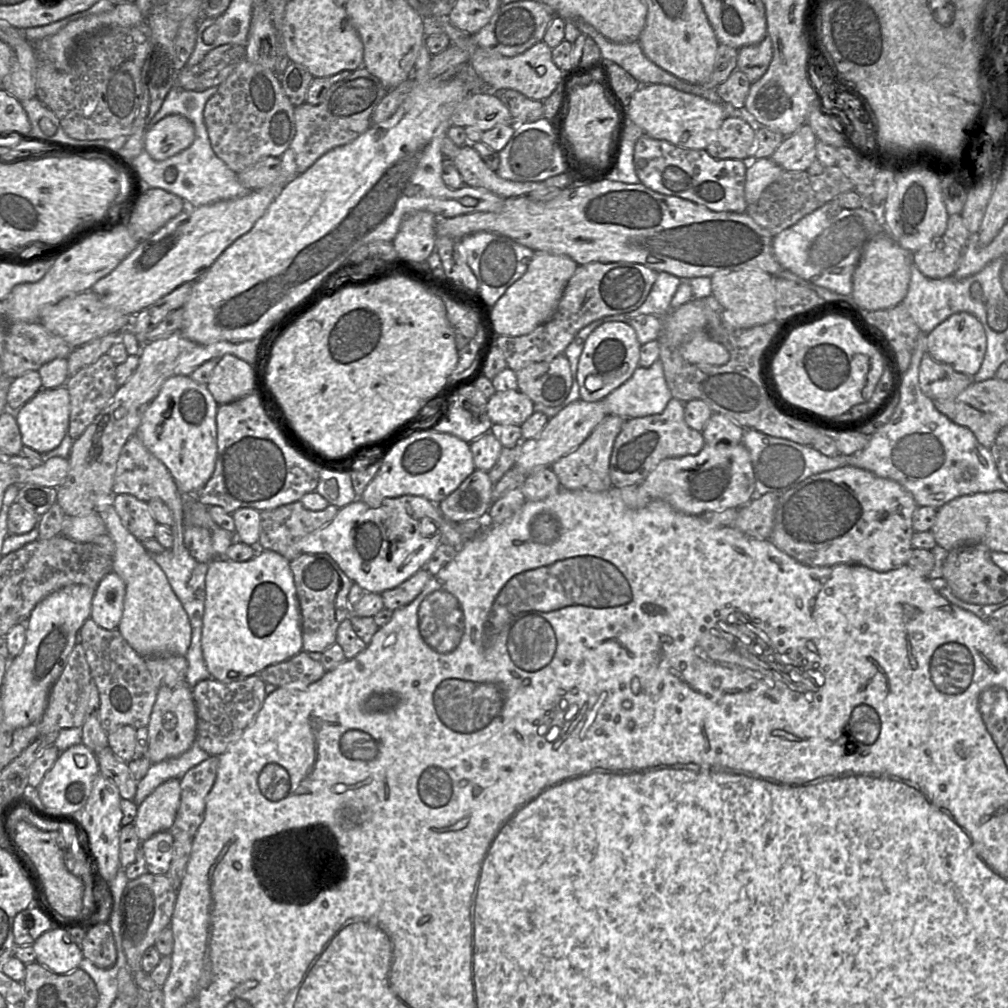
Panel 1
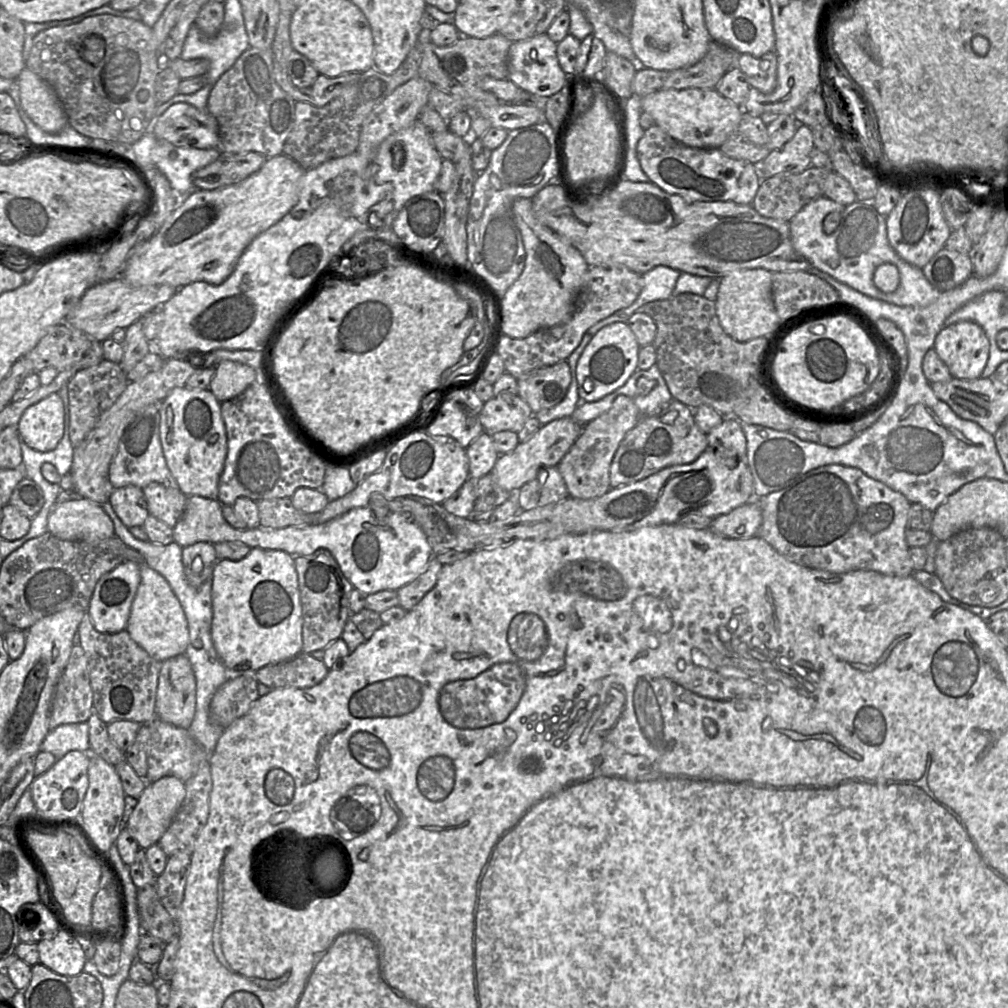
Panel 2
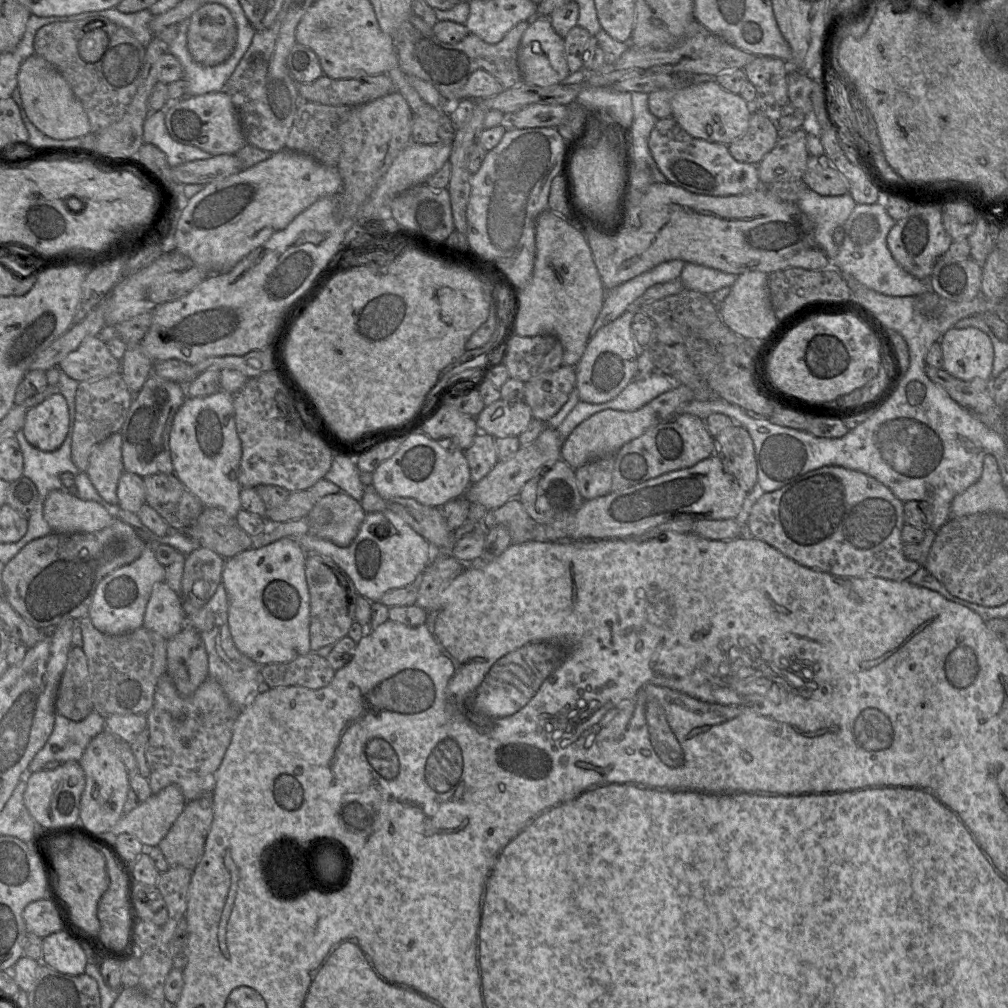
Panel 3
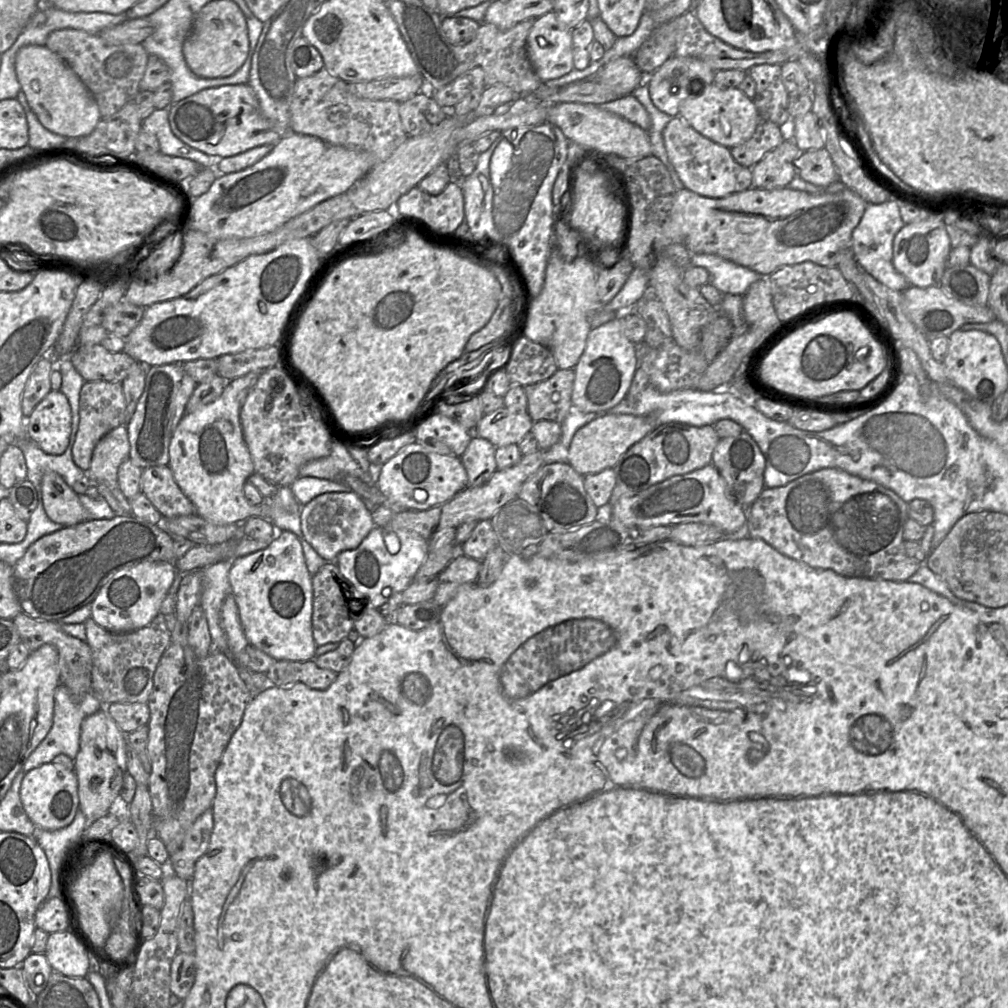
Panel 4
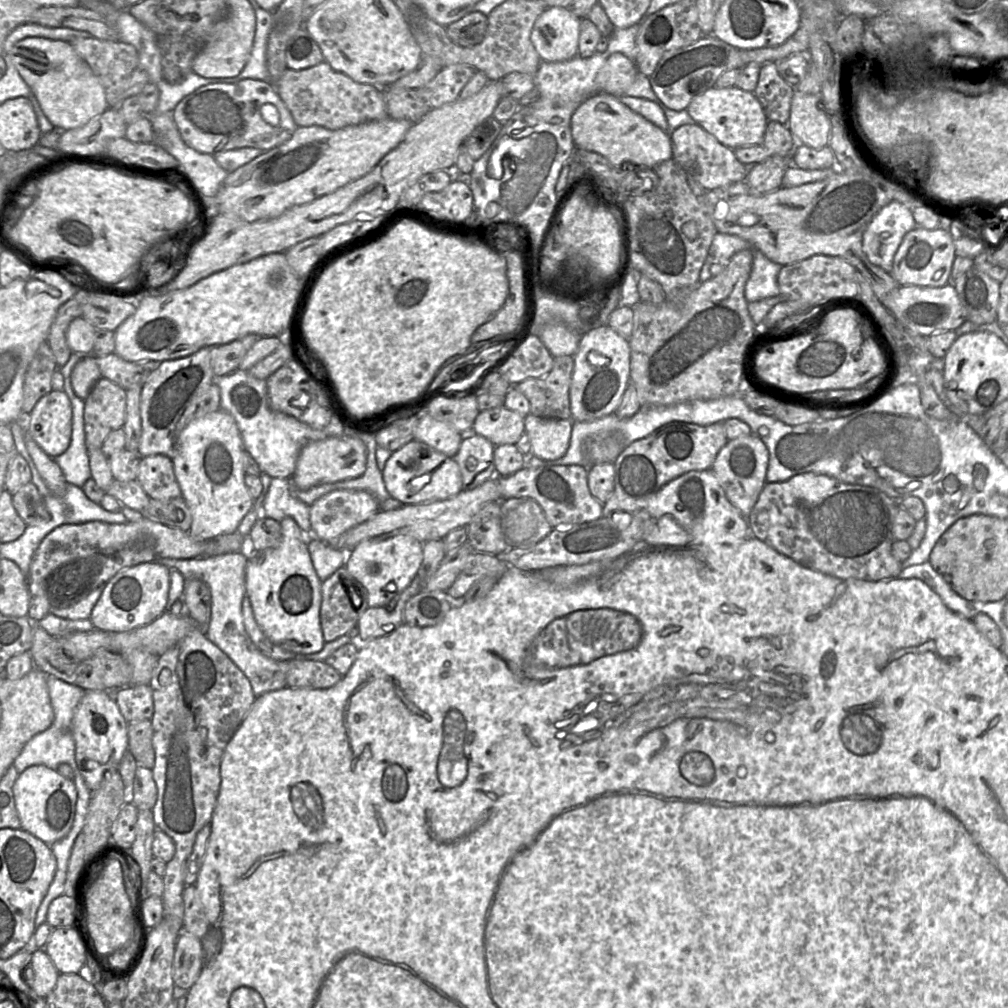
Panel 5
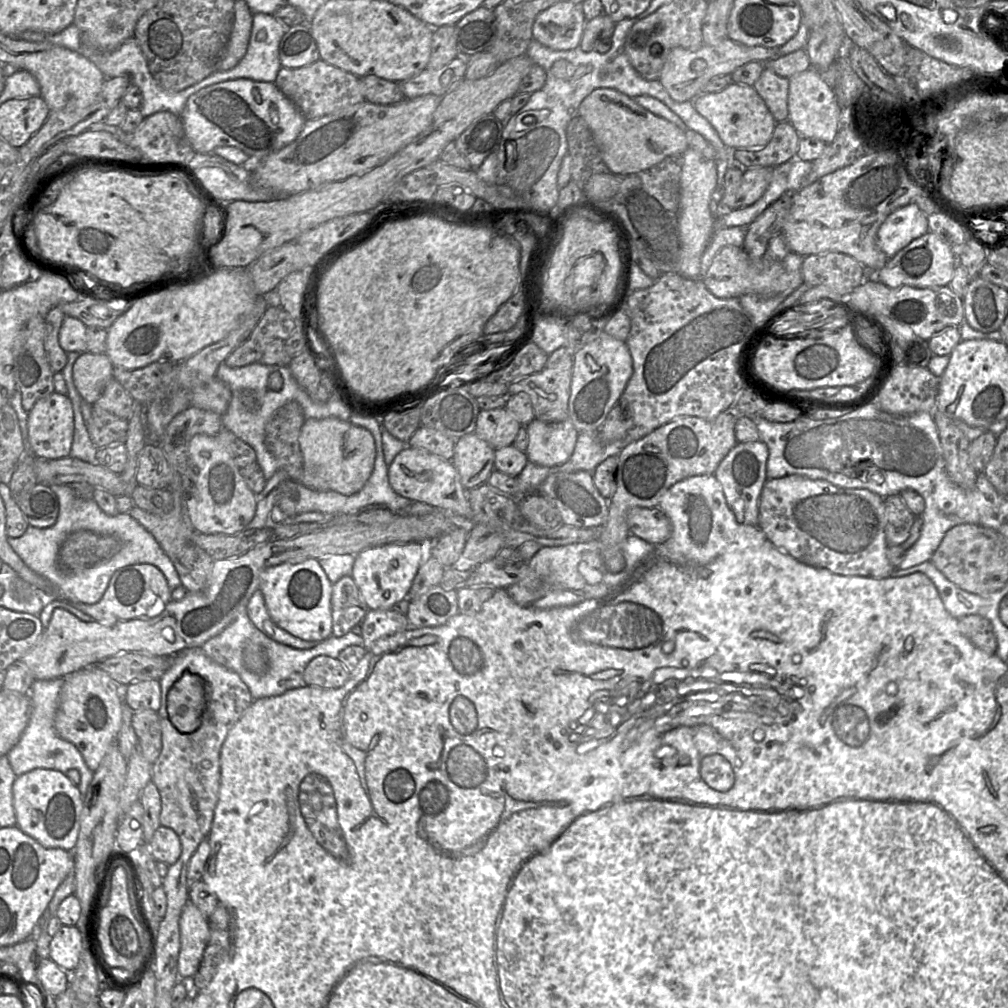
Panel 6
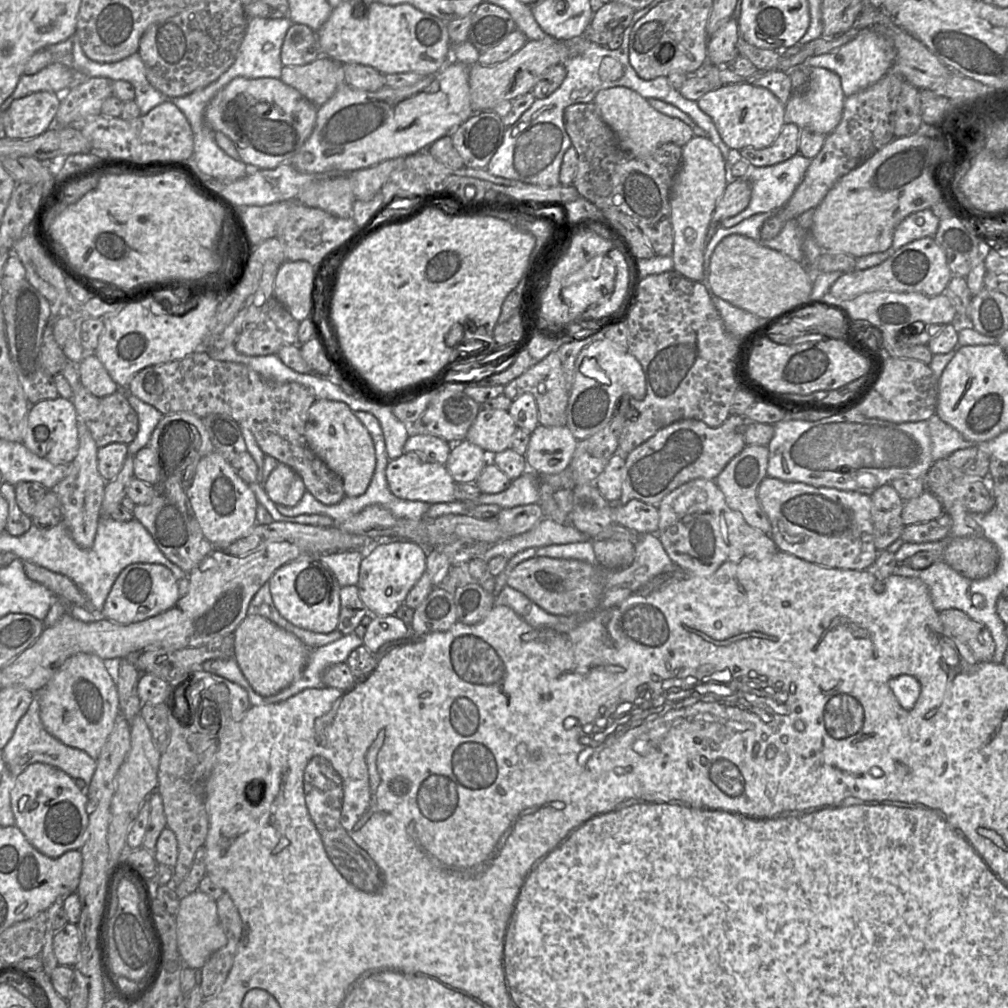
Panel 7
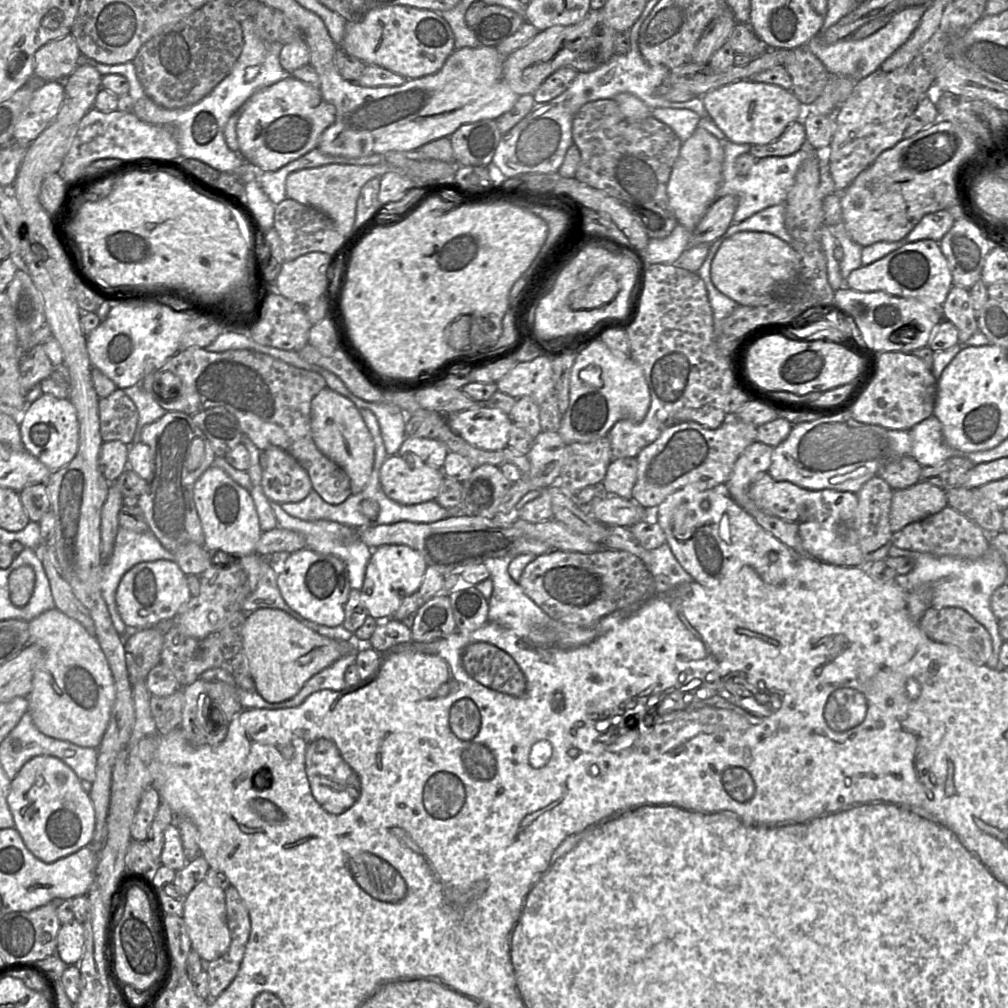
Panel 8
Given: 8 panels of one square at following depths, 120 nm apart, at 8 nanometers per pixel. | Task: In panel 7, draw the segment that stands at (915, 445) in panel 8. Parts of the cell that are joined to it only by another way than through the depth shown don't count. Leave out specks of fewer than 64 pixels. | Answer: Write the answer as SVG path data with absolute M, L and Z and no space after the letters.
M932 415L928 420L928 429L931 438L931 454L933 462L948 458L953 452L976 446L977 442L965 439L954 427Z

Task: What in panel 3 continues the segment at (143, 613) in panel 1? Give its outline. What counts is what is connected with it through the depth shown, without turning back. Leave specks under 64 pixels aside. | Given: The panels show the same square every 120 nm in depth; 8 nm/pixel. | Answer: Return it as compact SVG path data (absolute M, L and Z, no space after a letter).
M166 581L157 583L146 606L143 627L168 640L186 625L182 602Z

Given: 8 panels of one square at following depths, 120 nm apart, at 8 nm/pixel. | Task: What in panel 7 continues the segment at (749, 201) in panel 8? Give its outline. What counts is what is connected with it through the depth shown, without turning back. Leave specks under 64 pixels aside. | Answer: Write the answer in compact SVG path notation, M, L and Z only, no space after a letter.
M797 153L787 161L776 165L751 168L746 177L752 190L750 203L748 207L738 215L726 219L722 223L722 227L731 228L753 215L775 212L782 208L790 200L796 188L803 181L810 163L810 159L802 156L800 153Z

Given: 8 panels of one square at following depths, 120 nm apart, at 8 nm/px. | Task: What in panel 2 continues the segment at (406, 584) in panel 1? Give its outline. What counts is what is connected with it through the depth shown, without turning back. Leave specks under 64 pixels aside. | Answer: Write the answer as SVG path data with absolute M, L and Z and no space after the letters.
M433 556L427 567L409 584L397 590L399 606L406 611L416 606L435 586L443 565Z

